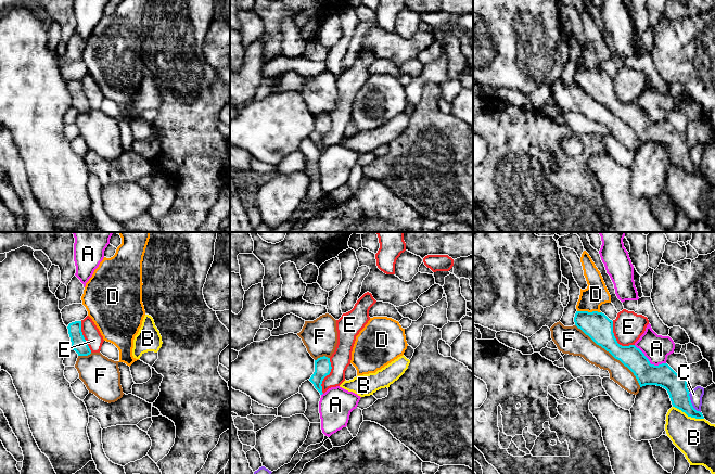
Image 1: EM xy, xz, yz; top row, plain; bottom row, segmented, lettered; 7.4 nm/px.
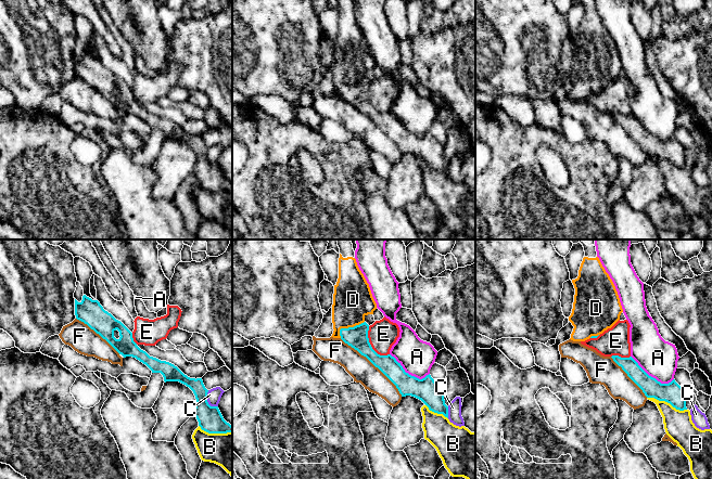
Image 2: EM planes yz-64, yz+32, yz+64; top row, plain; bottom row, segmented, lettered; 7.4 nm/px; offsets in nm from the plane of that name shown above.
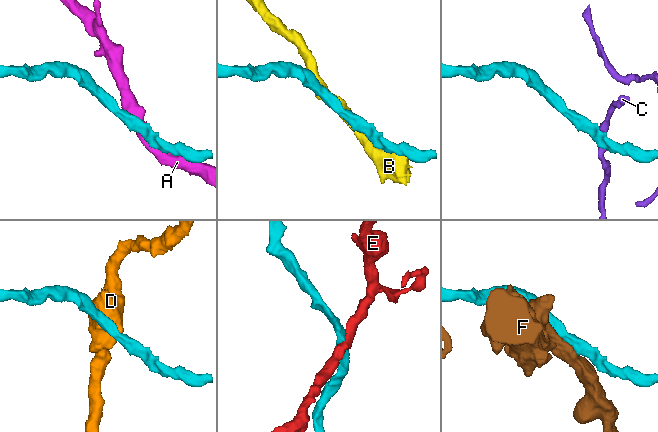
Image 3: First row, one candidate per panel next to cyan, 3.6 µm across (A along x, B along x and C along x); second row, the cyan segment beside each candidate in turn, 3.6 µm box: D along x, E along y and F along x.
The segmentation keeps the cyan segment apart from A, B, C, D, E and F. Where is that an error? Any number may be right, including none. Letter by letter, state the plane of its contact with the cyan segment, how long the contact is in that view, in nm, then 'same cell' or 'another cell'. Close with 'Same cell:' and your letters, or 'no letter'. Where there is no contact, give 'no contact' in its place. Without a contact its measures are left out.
A: yz | 280 nm | another cell
B: yz | 260 nm | another cell
C: yz | 170 nm | another cell
D: yz | 180 nm | another cell
E: yz | 240 nm | another cell
F: yz | 650 nm | another cell
Same cell: no letter

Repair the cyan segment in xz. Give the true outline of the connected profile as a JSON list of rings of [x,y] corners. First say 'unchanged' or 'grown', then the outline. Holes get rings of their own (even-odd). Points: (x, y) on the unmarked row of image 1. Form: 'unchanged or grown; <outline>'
unchanged; [[[323,113],[315,117],[315,129],[309,136],[309,138],[314,141],[315,145],[322,152],[322,138],[323,136],[330,131],[331,129],[331,119],[330,115]]]

